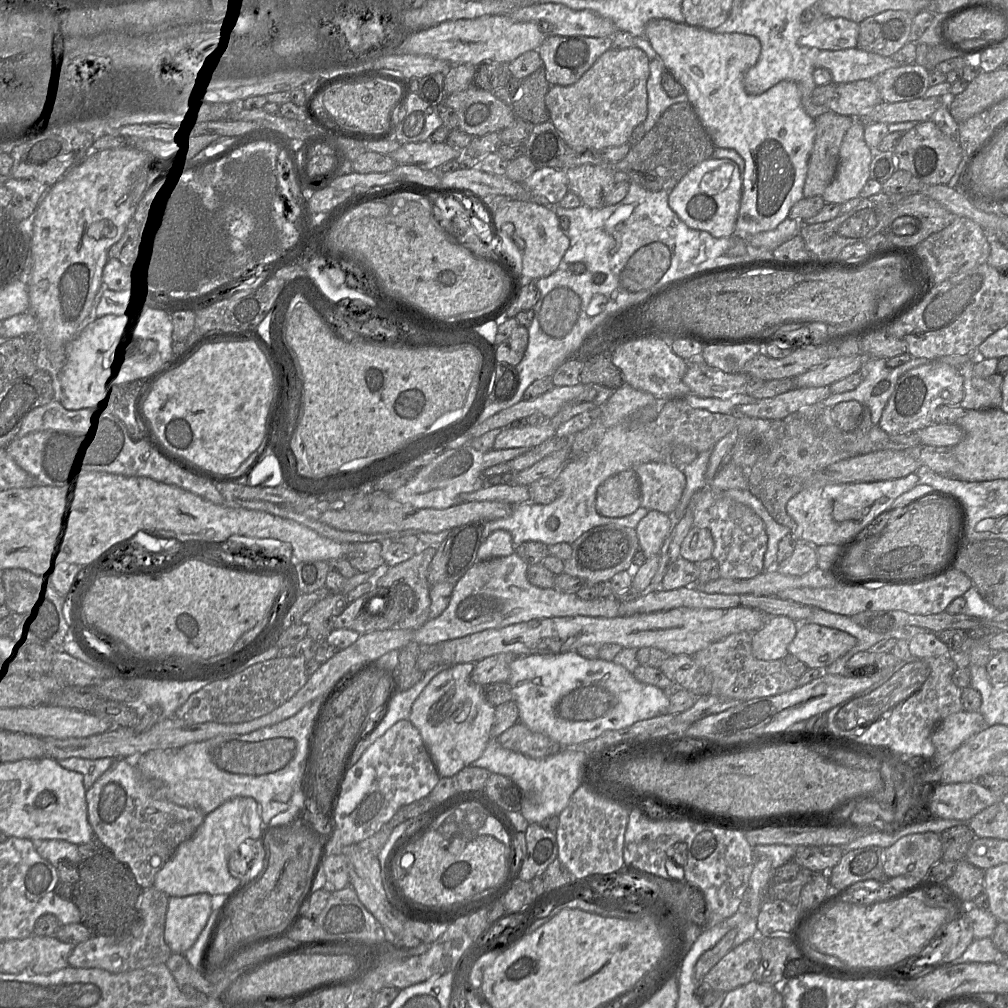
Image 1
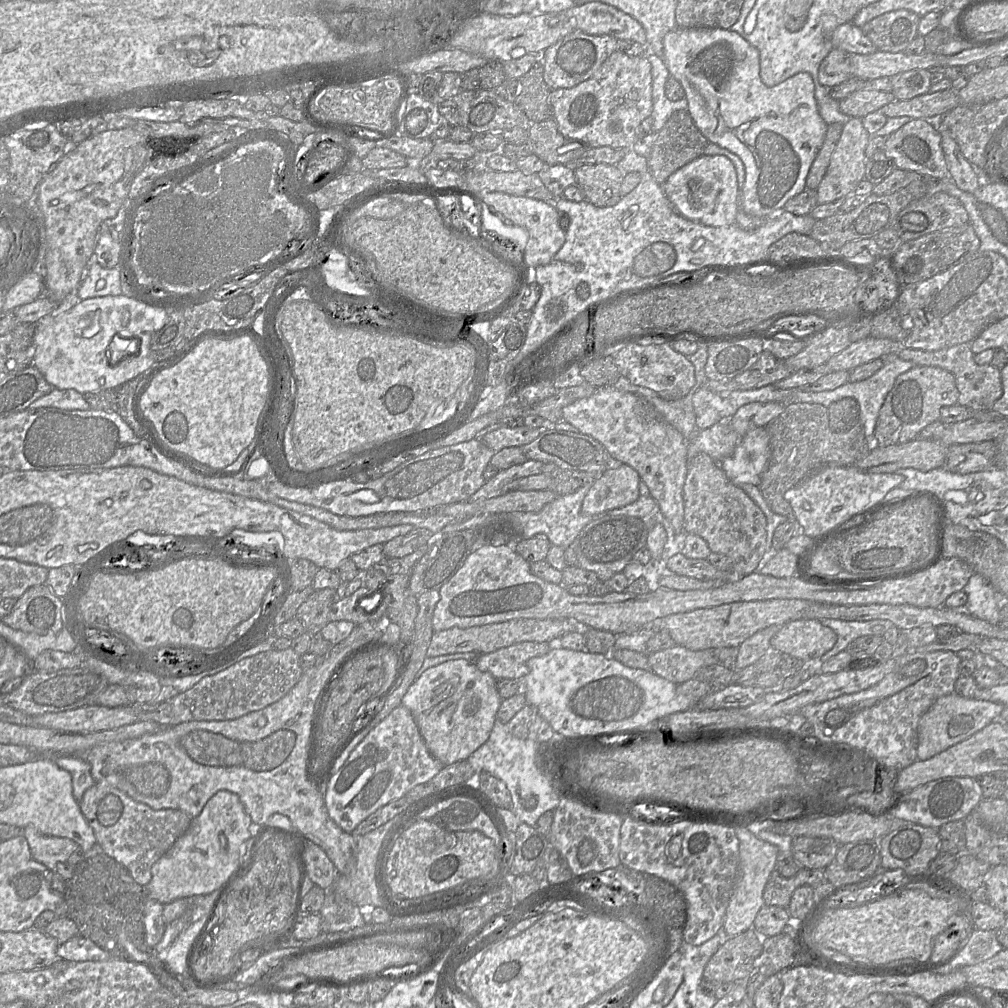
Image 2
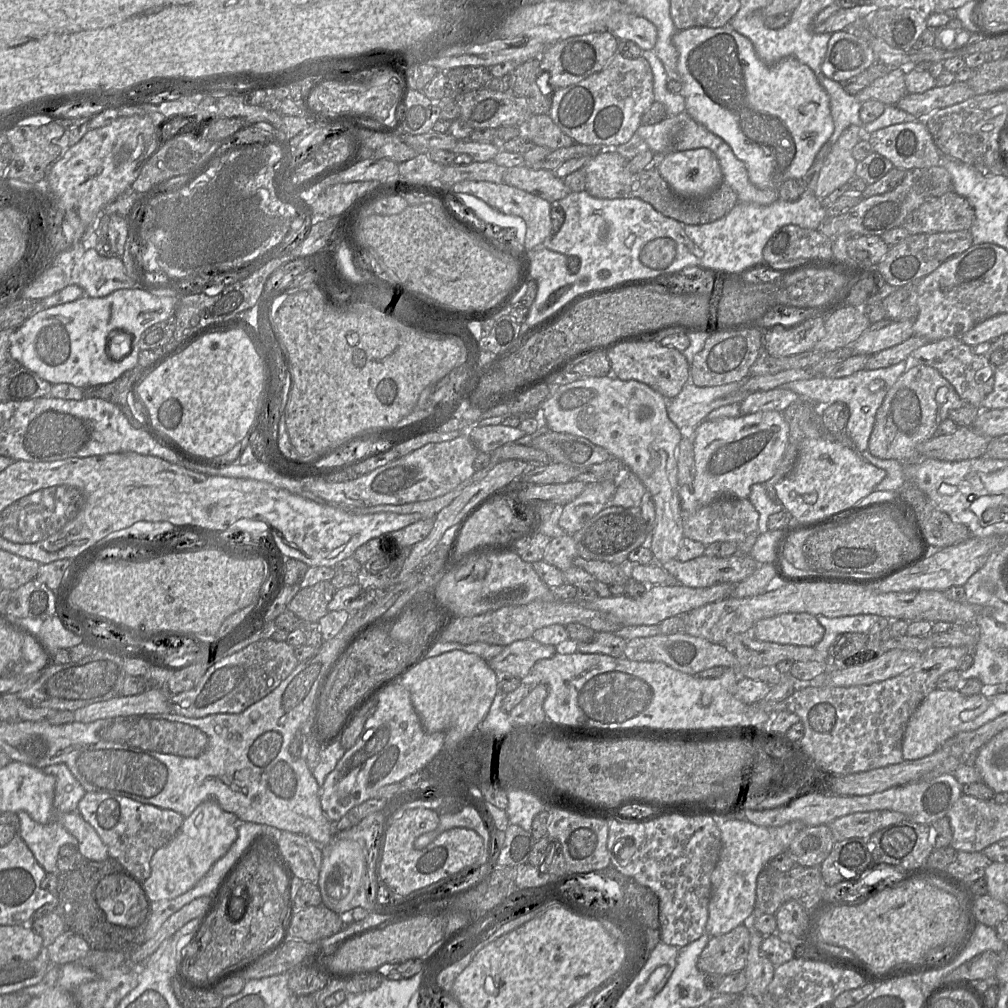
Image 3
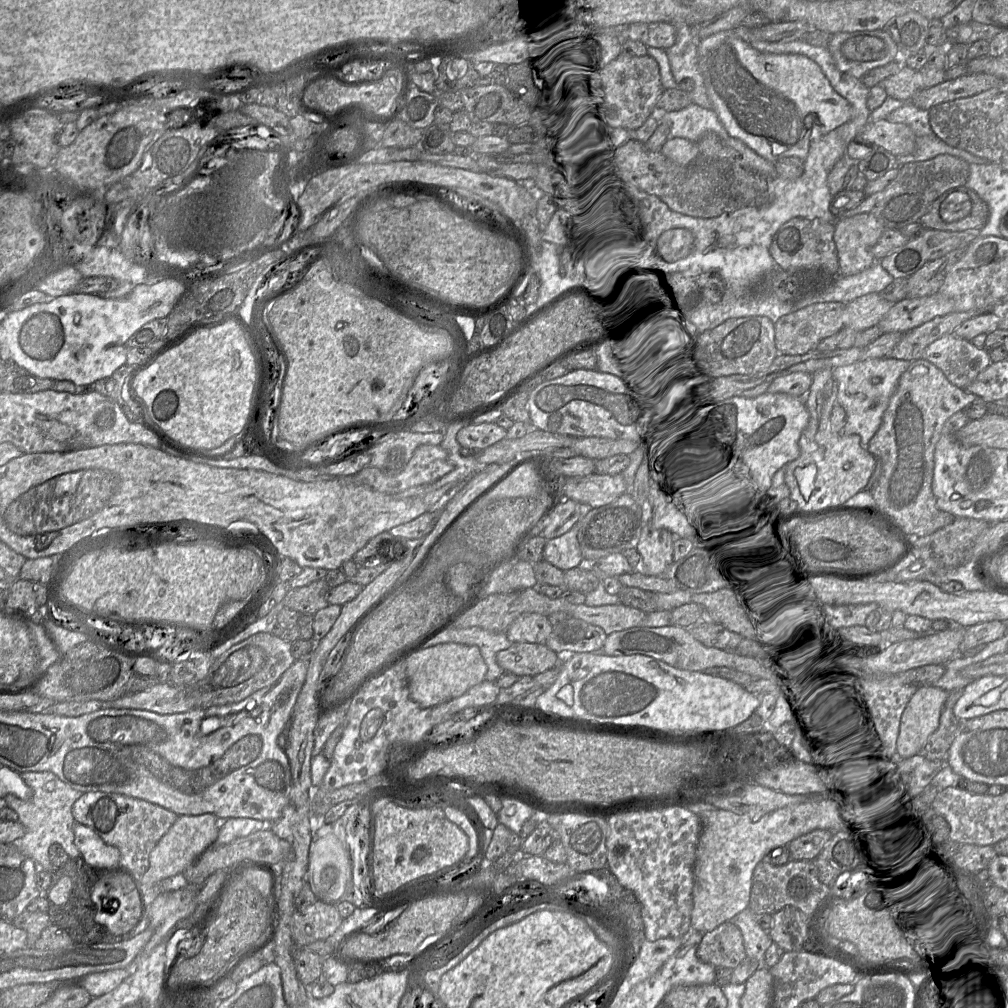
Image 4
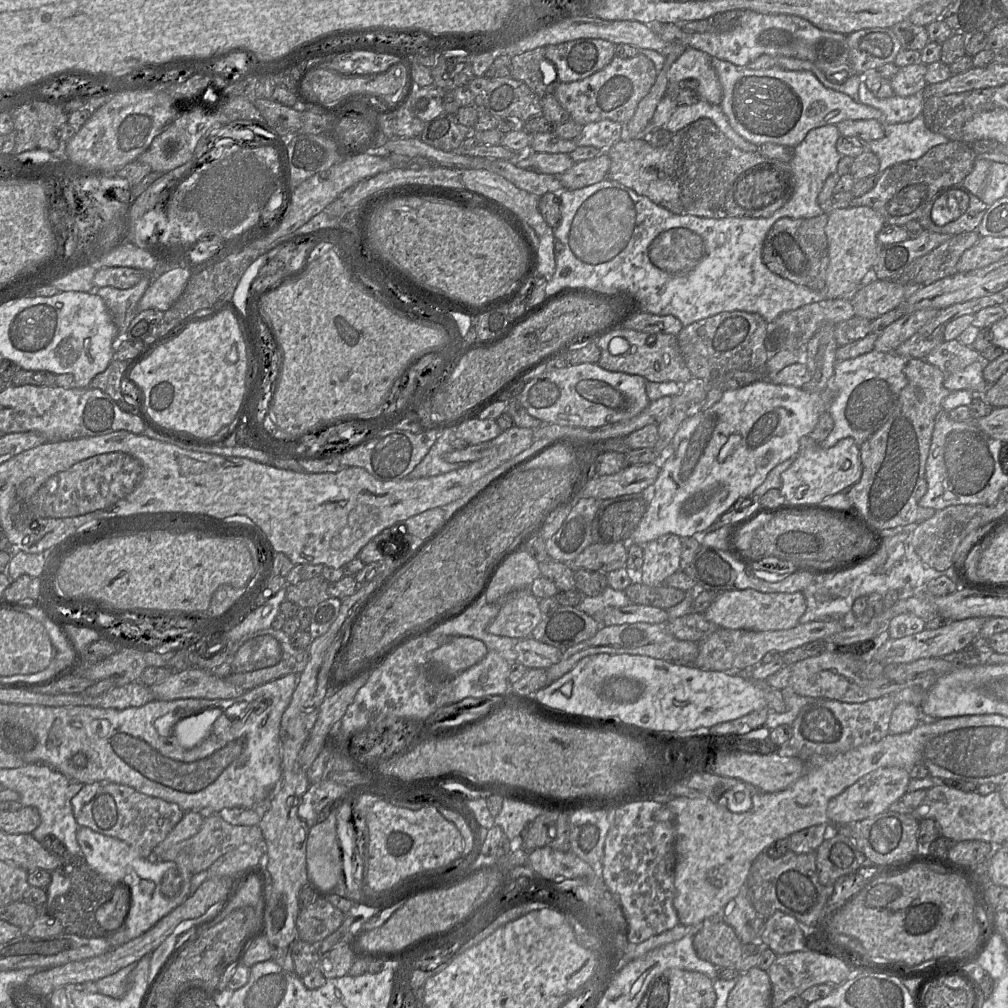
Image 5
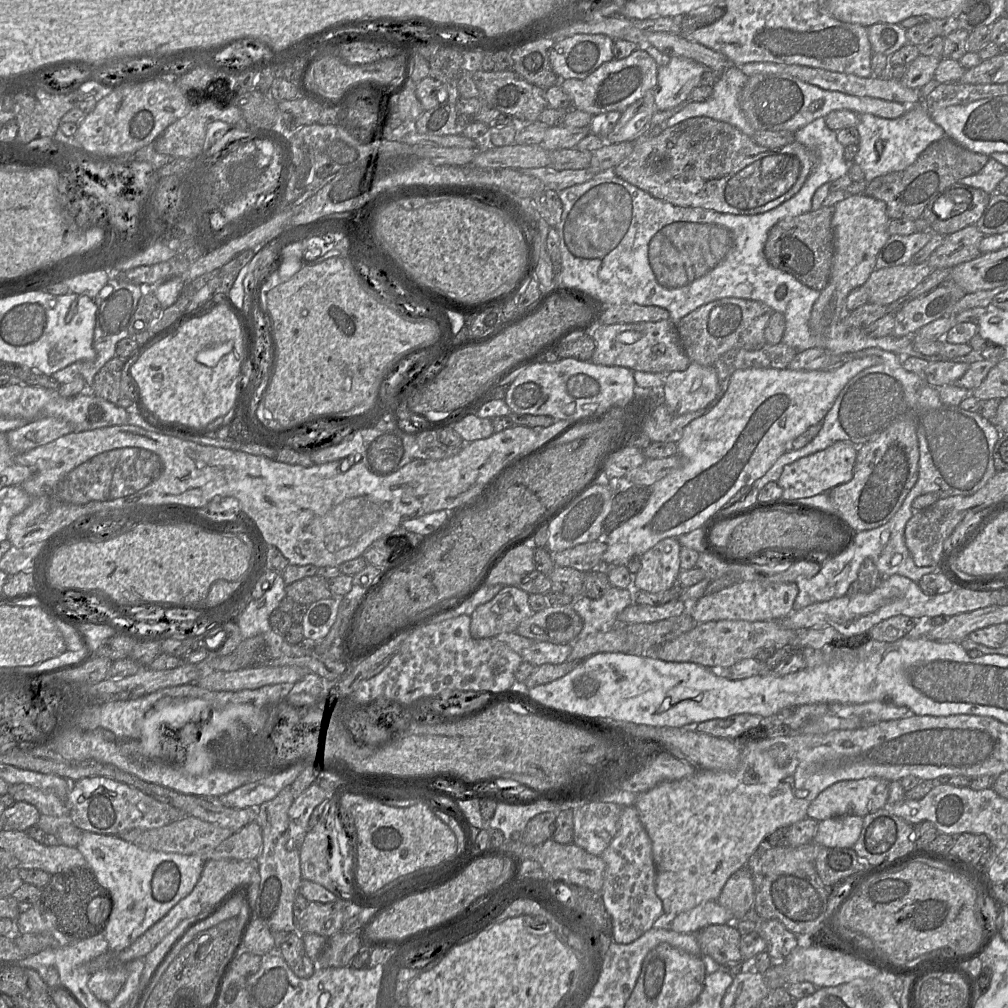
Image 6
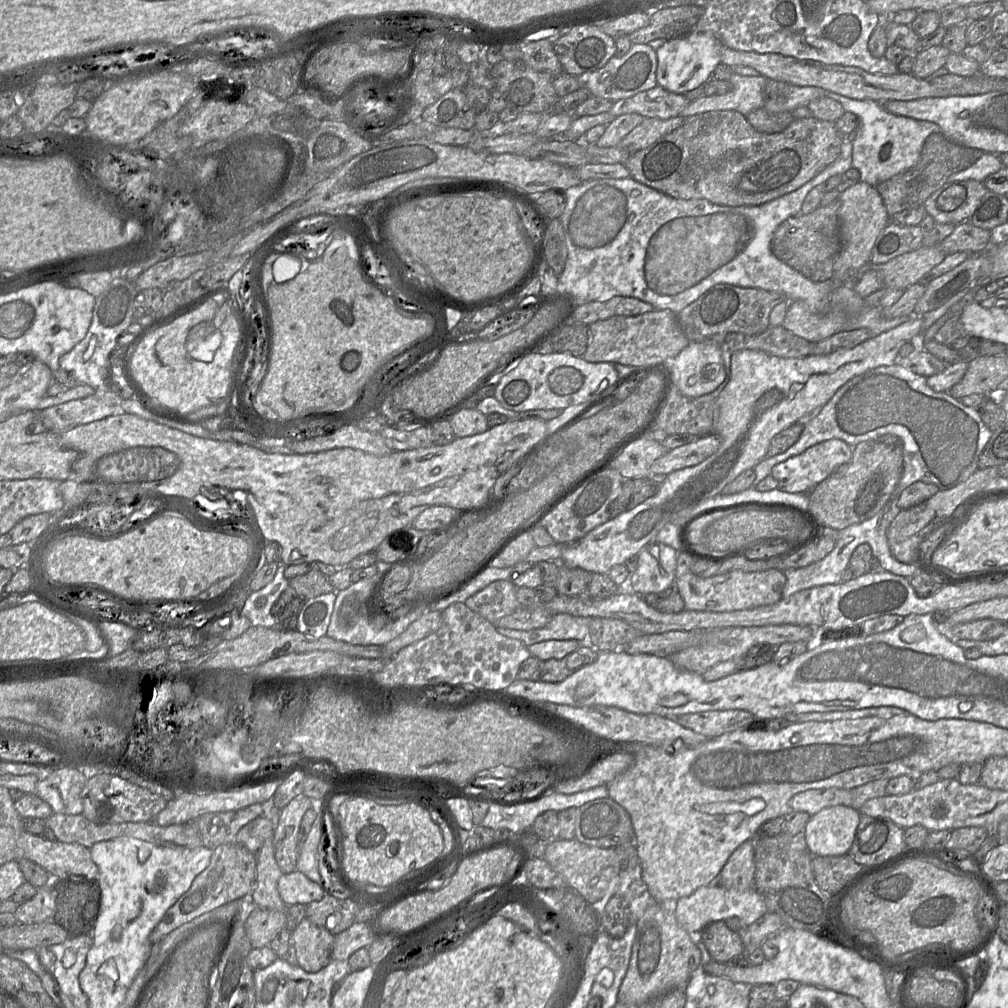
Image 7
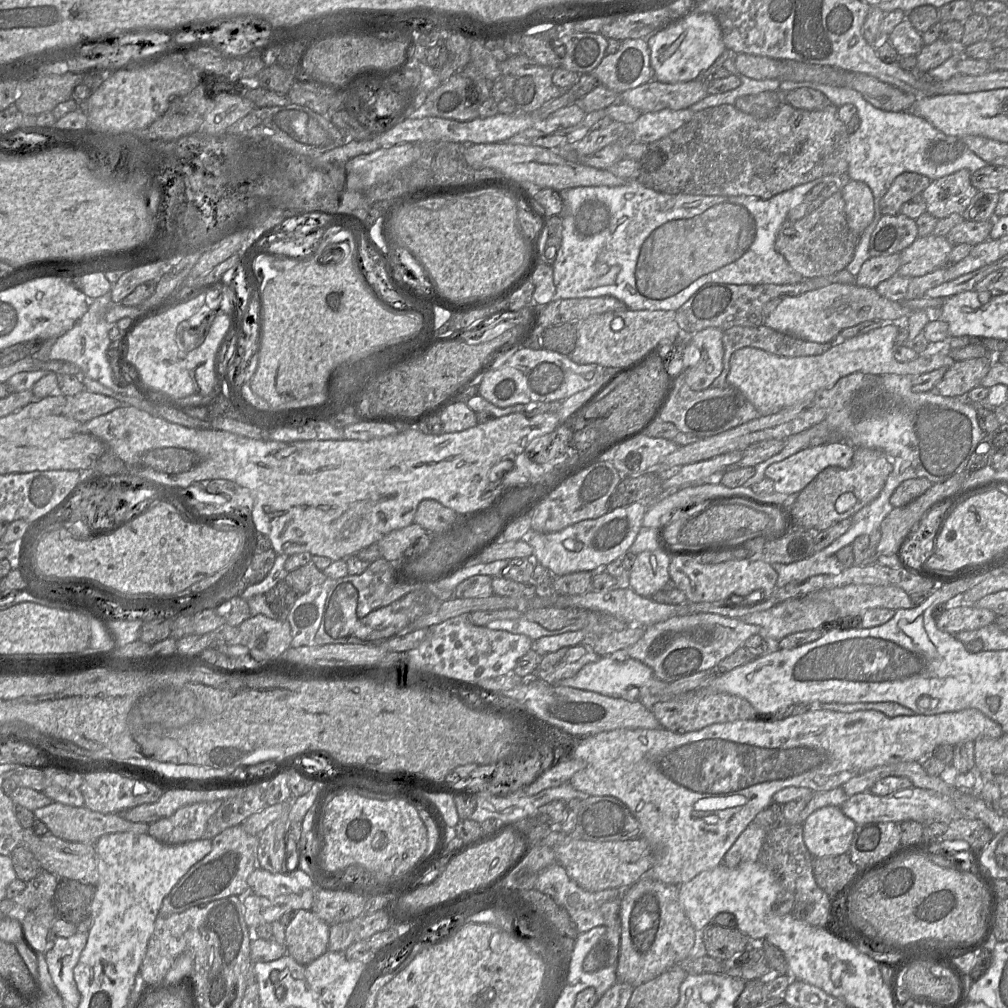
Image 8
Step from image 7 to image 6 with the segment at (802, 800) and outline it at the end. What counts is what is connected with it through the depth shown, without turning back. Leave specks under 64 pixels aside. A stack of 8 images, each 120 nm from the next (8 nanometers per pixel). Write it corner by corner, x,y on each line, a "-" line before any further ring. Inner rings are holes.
872,777
836,782
810,803
807,816
818,821
843,815
864,817
884,808
890,783
889,780

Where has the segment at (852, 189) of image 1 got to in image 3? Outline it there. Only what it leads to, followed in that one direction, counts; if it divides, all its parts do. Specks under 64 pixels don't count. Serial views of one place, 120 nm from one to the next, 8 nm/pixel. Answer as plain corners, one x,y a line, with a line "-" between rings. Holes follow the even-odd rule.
863,126
846,128
827,154
815,187
815,195
823,199
855,177
857,161
852,156
855,145
863,138

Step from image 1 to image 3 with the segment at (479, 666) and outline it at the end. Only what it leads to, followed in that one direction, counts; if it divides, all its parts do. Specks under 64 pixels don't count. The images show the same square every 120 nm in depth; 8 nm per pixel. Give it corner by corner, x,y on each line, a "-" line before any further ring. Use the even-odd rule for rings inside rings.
533,639
518,640
487,662
495,672
509,673
523,679
538,661
552,658
559,649

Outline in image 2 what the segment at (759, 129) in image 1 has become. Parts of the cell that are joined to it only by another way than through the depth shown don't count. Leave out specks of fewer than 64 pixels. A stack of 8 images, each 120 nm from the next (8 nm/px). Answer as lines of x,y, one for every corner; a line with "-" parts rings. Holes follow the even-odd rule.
679,28
663,39
662,60
670,76
683,87
687,111
708,142
736,154
742,161
745,180
740,208
747,214
767,218
806,188
806,178
824,141
828,124
819,114
815,86
807,72
798,73
778,85
766,86
760,78
758,50
737,32
720,28

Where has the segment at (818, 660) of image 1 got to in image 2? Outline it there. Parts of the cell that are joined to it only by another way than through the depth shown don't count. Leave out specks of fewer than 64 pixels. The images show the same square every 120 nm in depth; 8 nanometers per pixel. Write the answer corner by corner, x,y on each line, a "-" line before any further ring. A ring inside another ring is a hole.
797,619
781,626
781,629
772,637
771,646
783,654
798,658
804,662
819,660
831,650
837,642
836,632
823,625
819,619

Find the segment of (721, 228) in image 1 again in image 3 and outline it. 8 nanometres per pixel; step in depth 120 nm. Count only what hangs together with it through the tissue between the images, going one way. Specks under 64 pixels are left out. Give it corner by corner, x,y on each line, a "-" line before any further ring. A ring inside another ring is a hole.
707,148
656,156
656,166
671,189
682,197
707,196
723,182
718,159

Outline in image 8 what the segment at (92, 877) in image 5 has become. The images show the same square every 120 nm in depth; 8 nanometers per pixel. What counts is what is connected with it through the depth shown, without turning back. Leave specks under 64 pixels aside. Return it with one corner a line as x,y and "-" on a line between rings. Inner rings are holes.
59,878
53,897
56,919
76,926
91,915
91,905
96,886
75,879

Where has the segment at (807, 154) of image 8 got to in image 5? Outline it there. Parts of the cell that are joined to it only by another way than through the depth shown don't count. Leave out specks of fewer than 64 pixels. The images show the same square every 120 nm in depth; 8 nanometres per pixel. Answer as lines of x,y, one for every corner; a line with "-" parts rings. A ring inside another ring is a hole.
700,118
687,126
683,127
676,133
672,134
670,142
662,147
652,146
645,138
632,140
619,140
611,147
603,150
611,160
607,177
617,181
624,186
631,188
637,194
648,197
657,205
660,205
675,214
688,214
707,218
725,218
725,217
750,217
760,218
768,217
781,206
783,206
794,190
794,176
790,166
790,162
781,162
776,159
767,158
758,152
746,152
739,149
729,140
724,133
708,118

